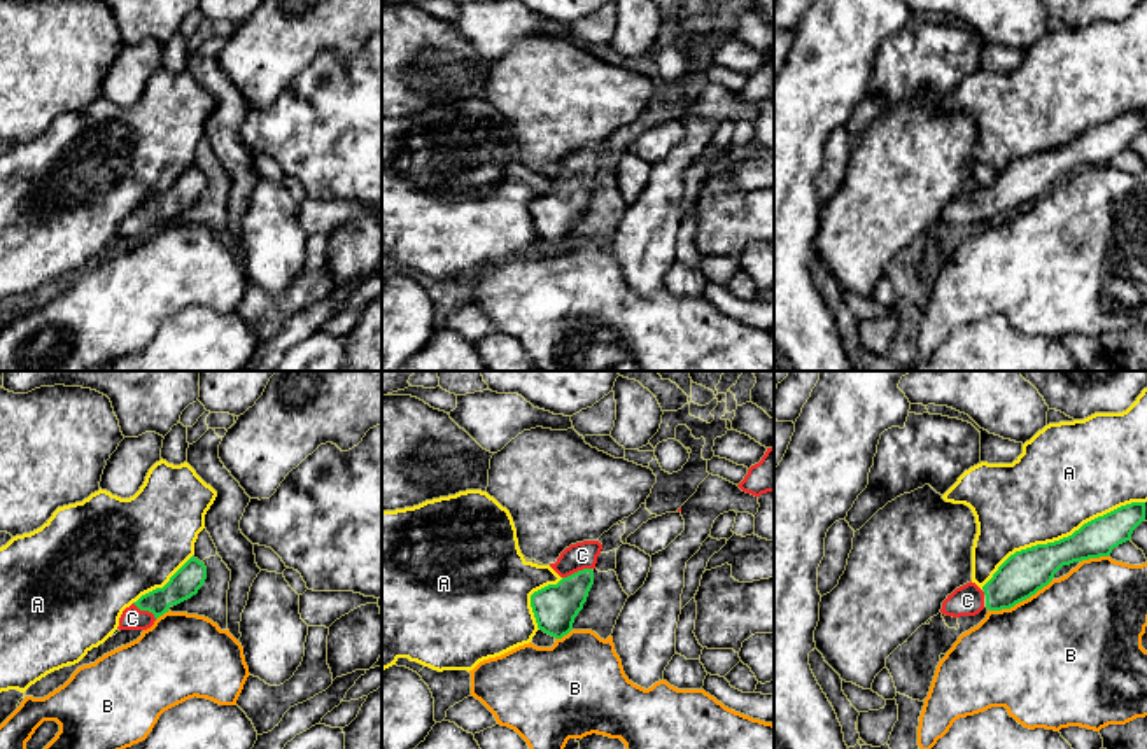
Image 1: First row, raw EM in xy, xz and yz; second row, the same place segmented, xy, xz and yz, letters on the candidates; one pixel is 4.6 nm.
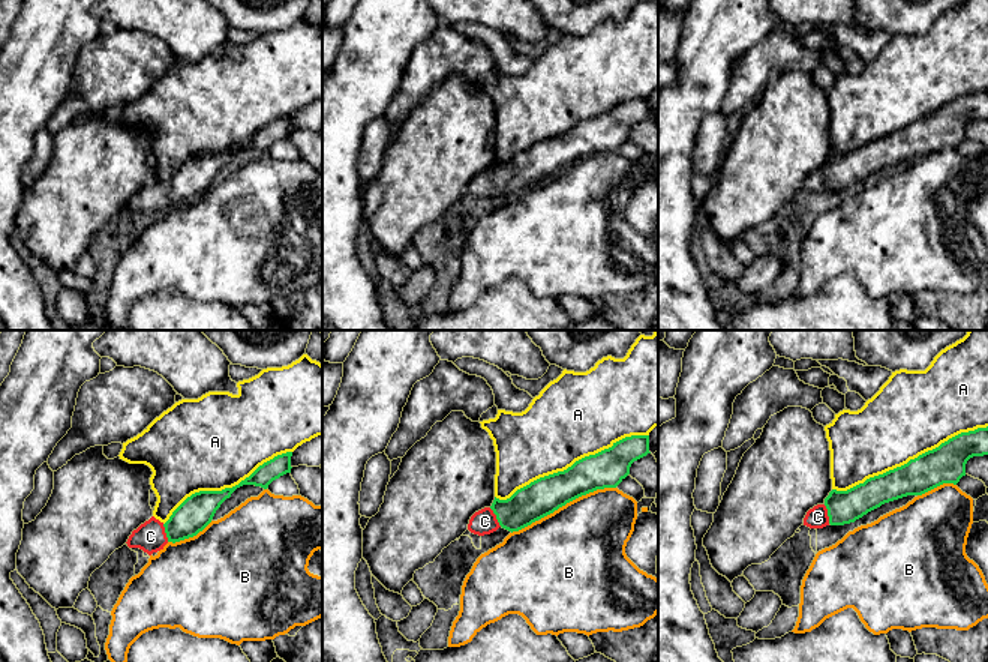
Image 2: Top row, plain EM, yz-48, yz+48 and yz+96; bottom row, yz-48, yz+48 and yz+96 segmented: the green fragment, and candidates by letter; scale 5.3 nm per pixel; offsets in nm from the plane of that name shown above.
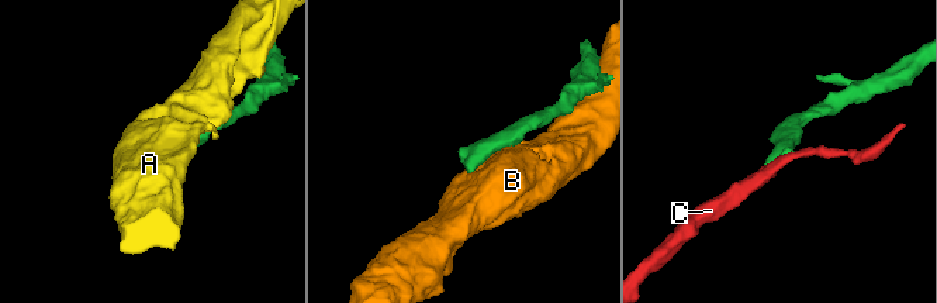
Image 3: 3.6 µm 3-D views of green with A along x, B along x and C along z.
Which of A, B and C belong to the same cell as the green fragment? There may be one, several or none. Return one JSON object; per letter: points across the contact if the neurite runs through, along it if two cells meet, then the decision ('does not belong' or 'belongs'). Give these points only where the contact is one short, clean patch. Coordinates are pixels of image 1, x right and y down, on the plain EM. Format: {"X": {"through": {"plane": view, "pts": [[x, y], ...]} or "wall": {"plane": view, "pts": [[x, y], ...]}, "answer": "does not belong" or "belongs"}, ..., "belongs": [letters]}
{"A": {"answer": "does not belong"}, "B": {"answer": "does not belong"}, "C": {"through": {"plane": "xz", "pts": [[555, 214], [573, 196], [578, 179], [582, 163]]}, "answer": "belongs"}, "belongs": ["C"]}

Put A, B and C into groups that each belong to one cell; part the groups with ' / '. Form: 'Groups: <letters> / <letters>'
Groups: A / B / C

